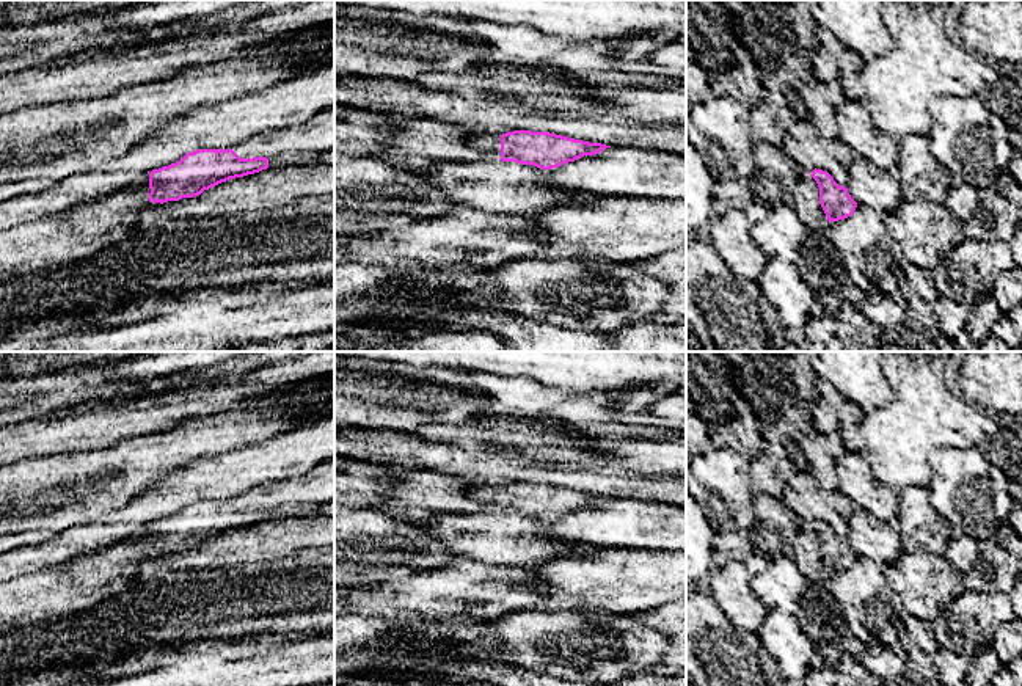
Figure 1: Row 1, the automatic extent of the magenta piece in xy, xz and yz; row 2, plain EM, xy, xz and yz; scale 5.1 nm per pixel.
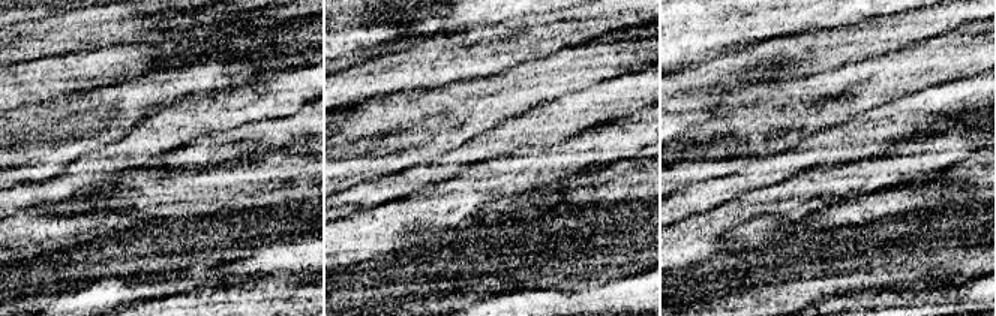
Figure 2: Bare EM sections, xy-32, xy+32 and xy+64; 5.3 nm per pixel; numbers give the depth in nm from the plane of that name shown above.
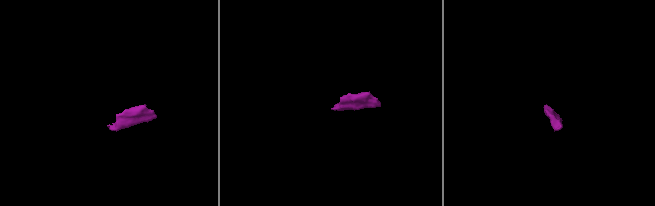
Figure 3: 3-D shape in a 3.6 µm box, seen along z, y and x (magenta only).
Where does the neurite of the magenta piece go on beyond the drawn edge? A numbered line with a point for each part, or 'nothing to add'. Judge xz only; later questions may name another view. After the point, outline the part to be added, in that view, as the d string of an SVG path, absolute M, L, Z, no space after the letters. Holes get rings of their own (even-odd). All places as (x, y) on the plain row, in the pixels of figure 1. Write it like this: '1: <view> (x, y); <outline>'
1: xz (482, 495); M469 483L466 487L466 498L469 501L474 501L476 504L480 504L484 507L484 512L488 513L499 513L501 512L501 501L493 498L493 491L499 488L499 485L477 485Z

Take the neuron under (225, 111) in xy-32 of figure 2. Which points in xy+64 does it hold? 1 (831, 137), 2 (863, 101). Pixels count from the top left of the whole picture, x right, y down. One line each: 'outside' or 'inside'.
1: inside
2: outside

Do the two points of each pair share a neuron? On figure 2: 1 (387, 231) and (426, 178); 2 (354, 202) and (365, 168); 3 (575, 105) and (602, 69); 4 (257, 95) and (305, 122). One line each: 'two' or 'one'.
1: two
2: two
3: two
4: two

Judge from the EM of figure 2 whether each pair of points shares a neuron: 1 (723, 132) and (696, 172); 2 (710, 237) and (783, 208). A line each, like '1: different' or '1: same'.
1: same
2: same

